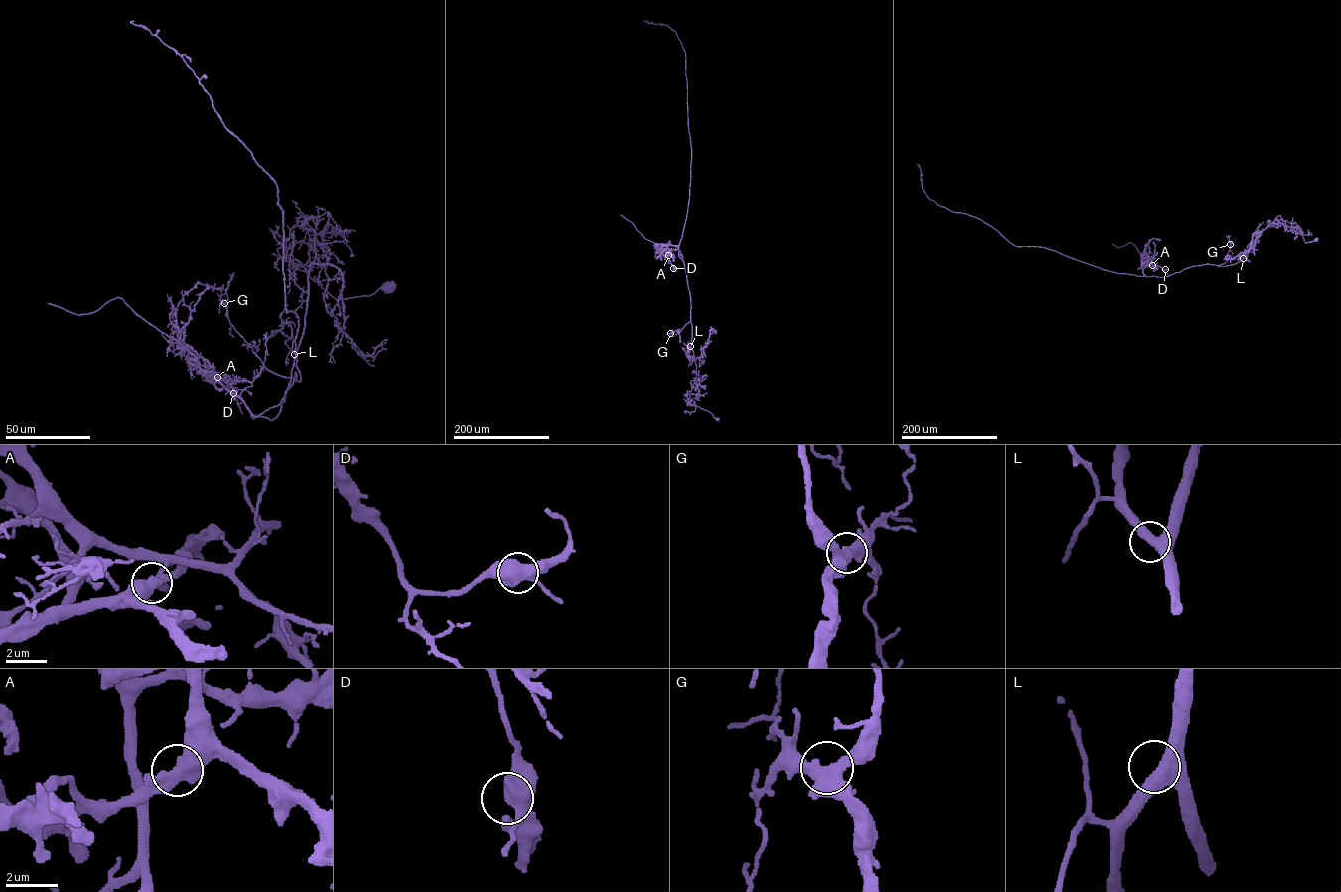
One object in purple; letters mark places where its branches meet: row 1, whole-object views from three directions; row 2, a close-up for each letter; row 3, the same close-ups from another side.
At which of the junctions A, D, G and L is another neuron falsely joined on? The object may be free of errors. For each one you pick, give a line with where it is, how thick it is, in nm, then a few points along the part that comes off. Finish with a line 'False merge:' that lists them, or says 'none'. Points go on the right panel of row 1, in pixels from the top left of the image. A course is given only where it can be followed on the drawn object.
A: Place: (1152, 265). Thickness 440 nm. Course of the part to remove: (1152, 265), (1143, 265), (1141, 254), (1131, 243), (1117, 247), (1112, 244)
False merge: A

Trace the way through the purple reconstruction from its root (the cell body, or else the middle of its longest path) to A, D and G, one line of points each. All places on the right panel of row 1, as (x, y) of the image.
A: (1316, 240), (1306, 243), (1299, 228), (1268, 220), (1246, 256), (1234, 264), (1144, 276), (1142, 265), (1152, 265)
D: (1316, 240), (1306, 243), (1299, 228), (1268, 220), (1237, 263), (1160, 277), (1144, 276), (1142, 265), (1165, 269)
G: (1316, 240), (1306, 243), (1299, 228), (1268, 220), (1244, 258), (1219, 266), (1229, 259), (1230, 244)

